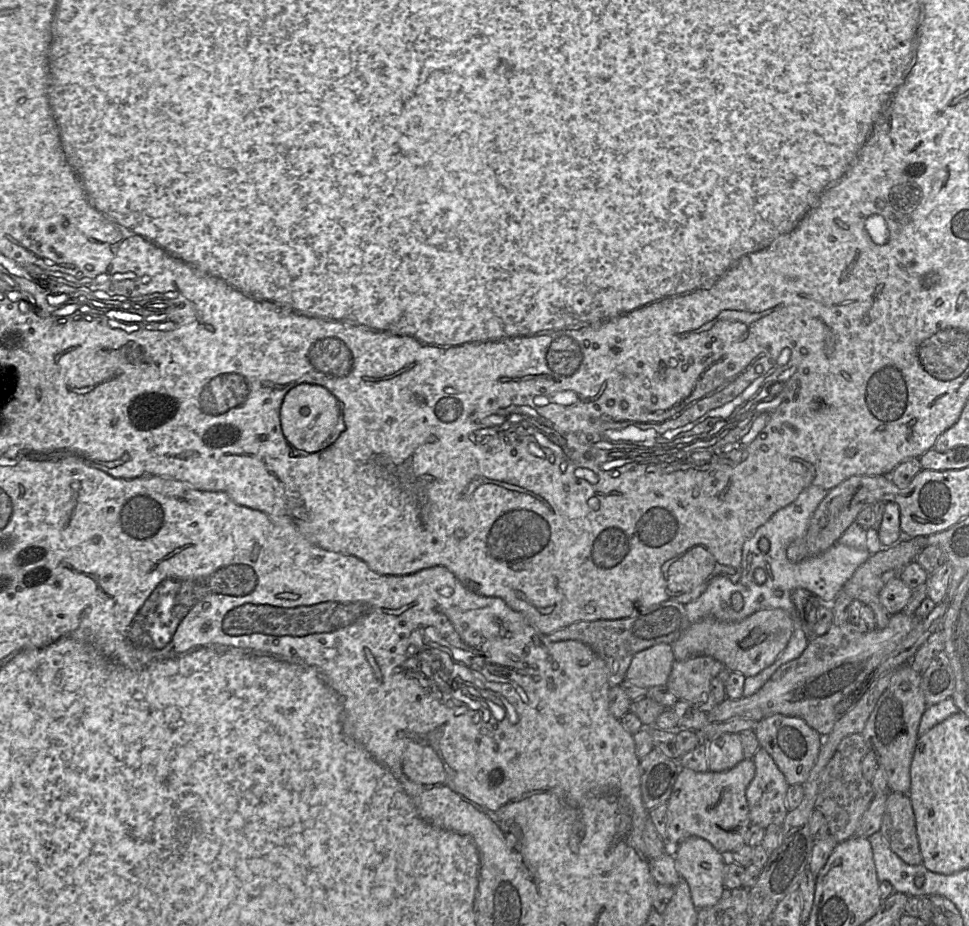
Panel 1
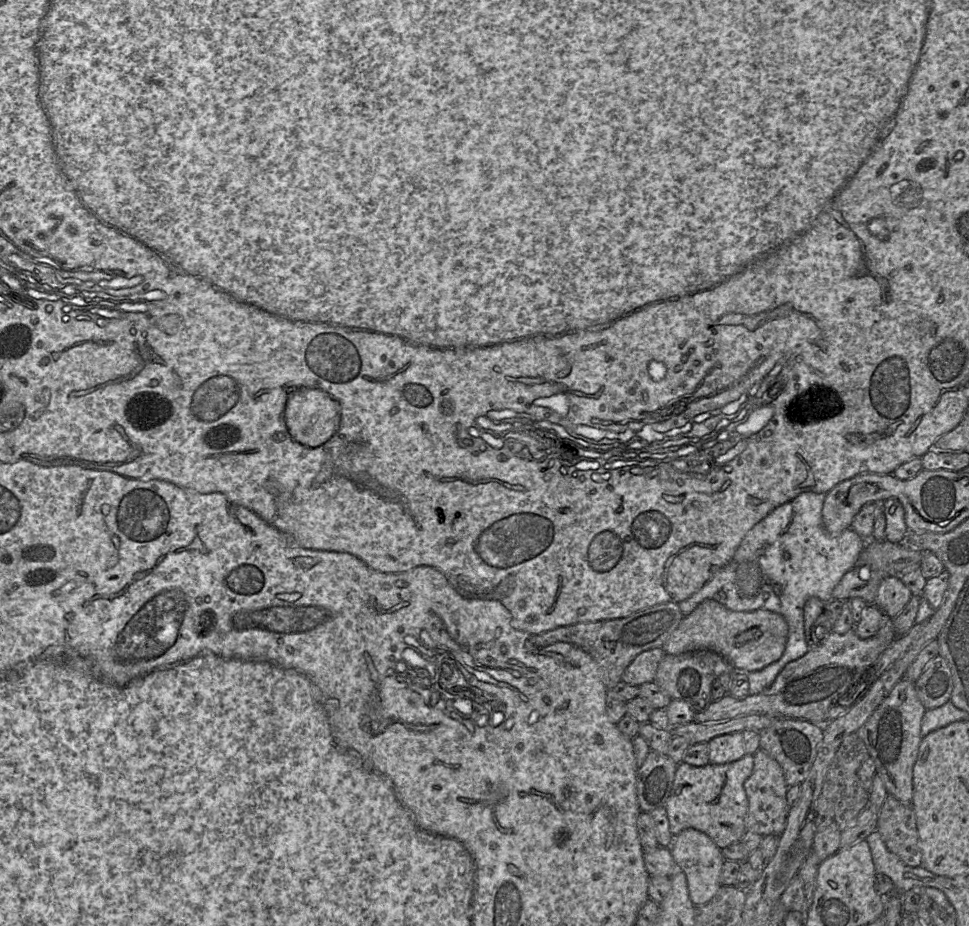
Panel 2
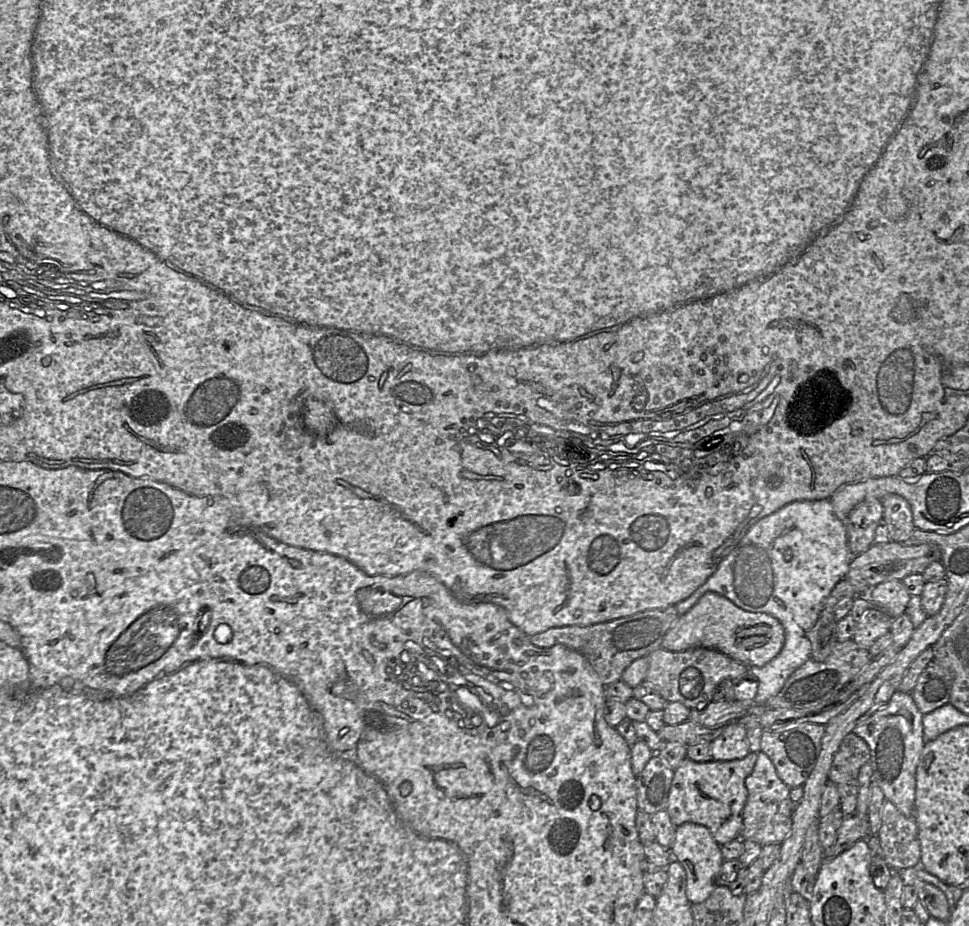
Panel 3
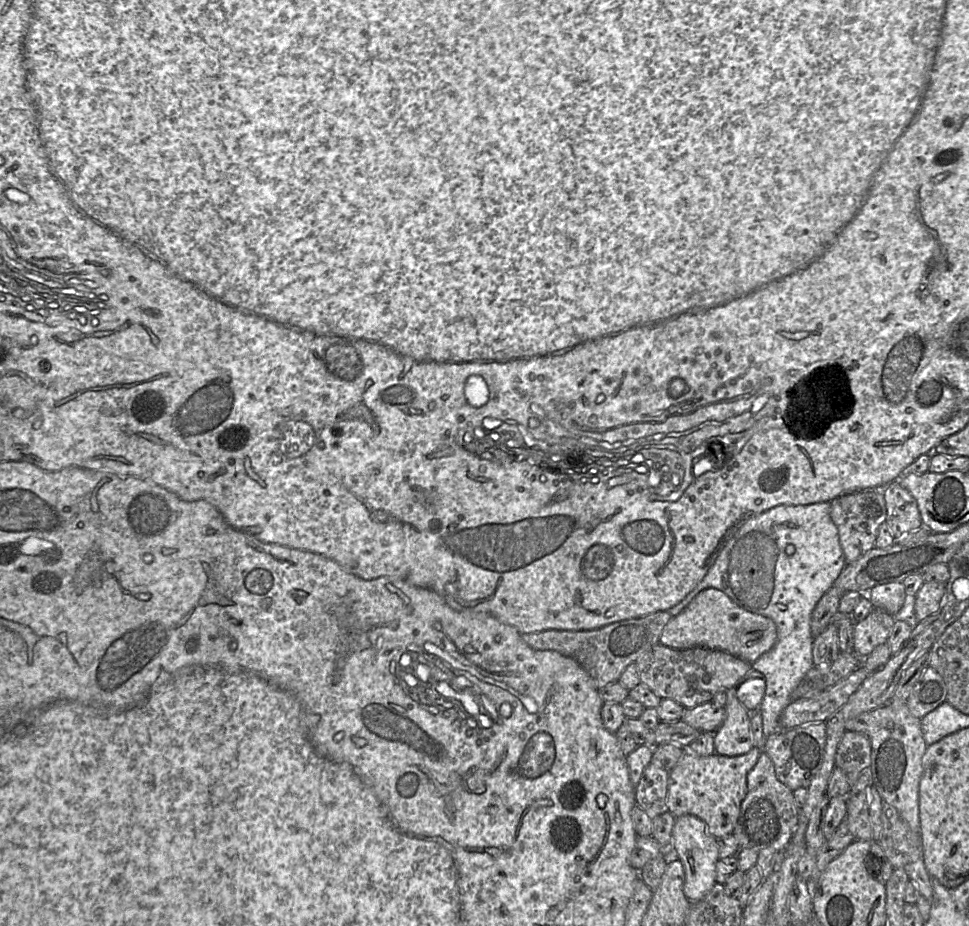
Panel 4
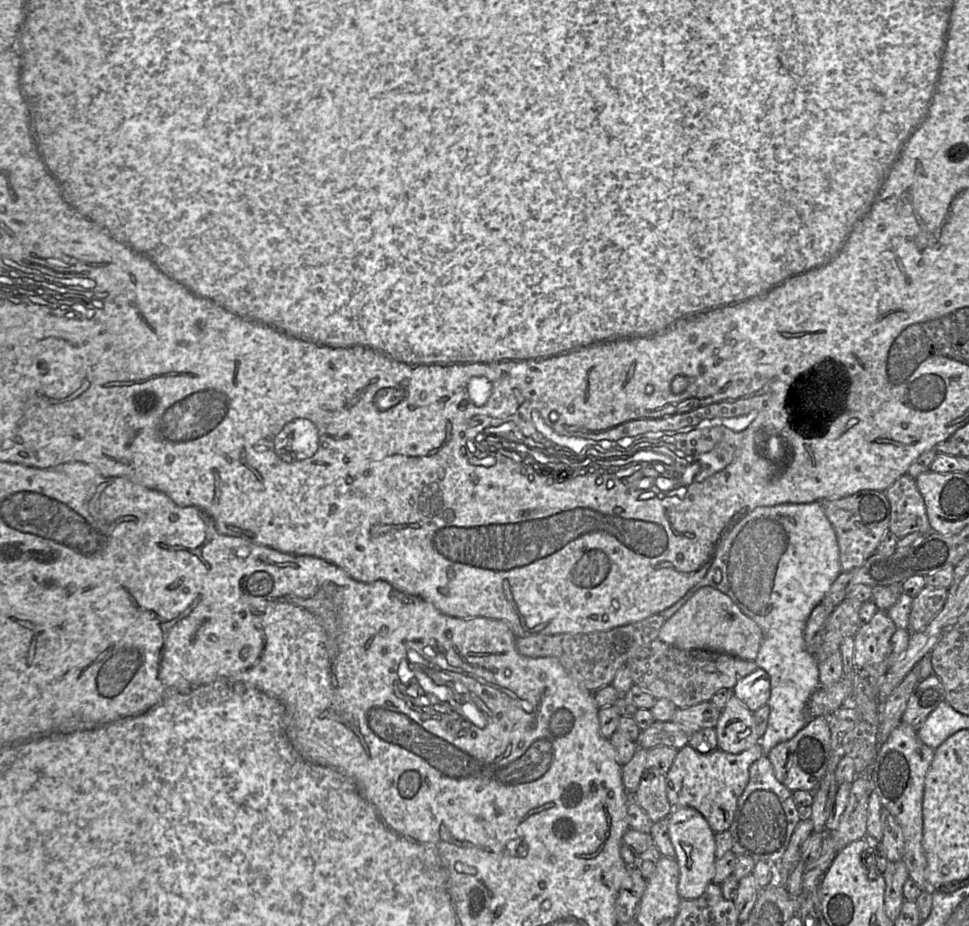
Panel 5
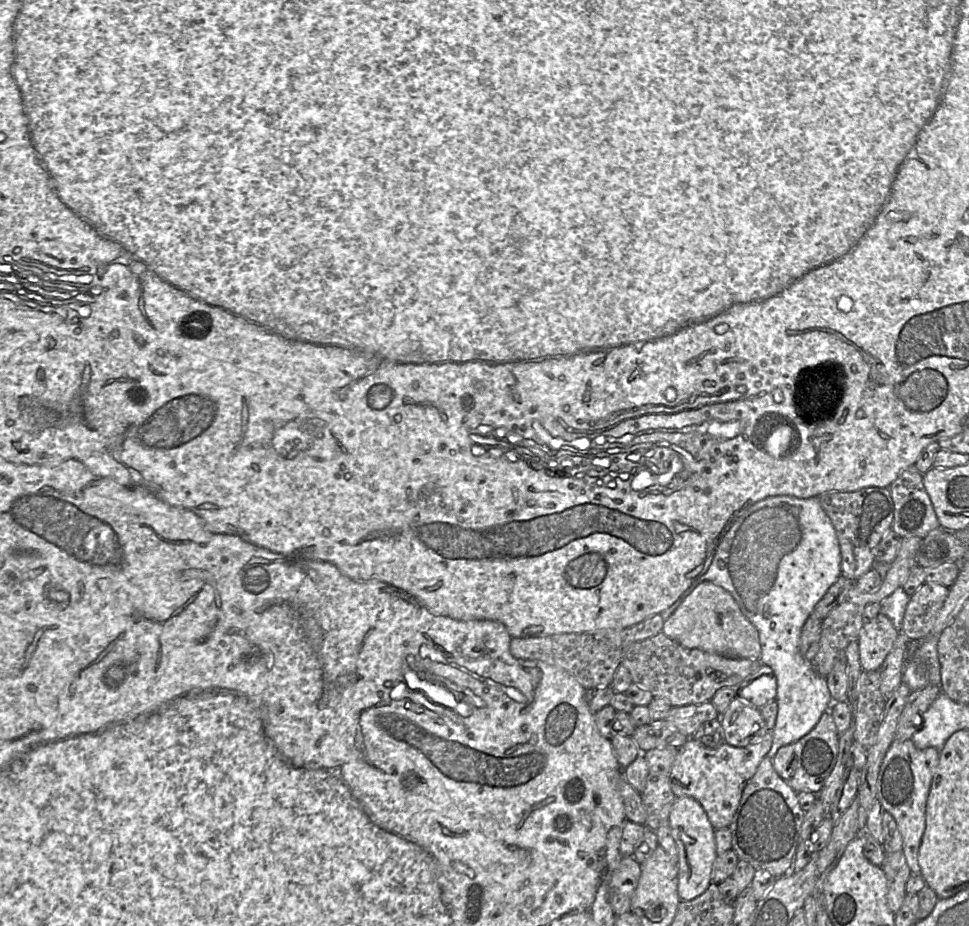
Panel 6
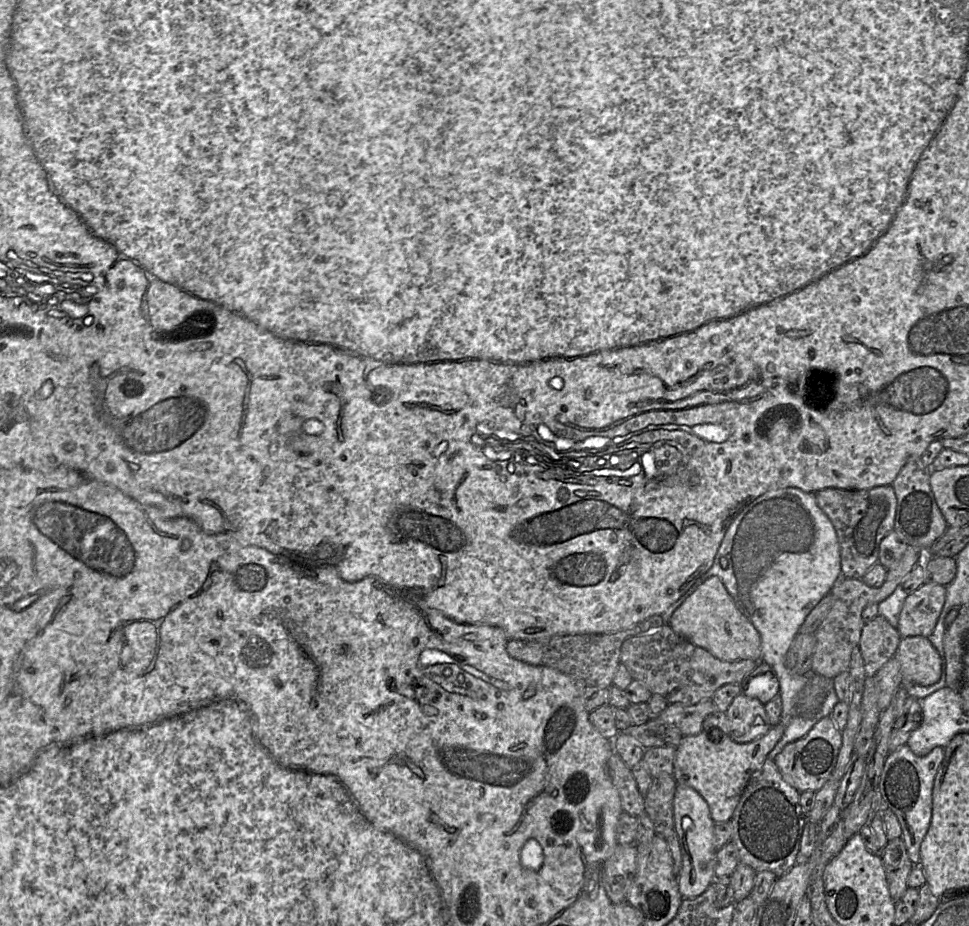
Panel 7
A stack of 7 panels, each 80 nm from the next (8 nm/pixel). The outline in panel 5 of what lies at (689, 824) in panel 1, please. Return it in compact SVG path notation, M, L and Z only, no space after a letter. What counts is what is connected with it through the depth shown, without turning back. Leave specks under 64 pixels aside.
M758 743L737 754L718 748L703 754L690 745L684 746L666 774L666 792L670 804L673 808L689 806L698 810L714 833L728 830L737 810L738 799L749 782L750 766L762 755L763 748Z

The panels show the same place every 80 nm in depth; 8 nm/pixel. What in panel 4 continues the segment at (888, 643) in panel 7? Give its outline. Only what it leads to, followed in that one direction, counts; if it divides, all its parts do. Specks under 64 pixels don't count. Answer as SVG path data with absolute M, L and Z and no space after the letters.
M873 608L870 614L854 628L854 653L866 658L879 645L887 643L895 623L884 610Z

